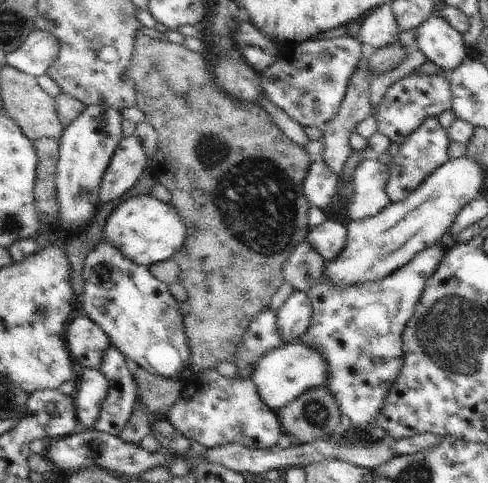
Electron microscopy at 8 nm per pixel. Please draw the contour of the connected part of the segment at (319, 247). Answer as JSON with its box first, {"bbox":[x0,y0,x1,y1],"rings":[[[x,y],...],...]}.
{"bbox":[306,218,346,262],"rings":[[[327,218],[320,226],[308,230],[306,242],[310,242],[310,246],[324,258],[325,262],[332,262],[342,254],[346,246],[346,236],[345,221],[334,222]]]}

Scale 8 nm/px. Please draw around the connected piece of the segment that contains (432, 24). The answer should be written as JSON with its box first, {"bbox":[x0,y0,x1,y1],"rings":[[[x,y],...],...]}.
{"bbox":[416,11,470,75],"rings":[[[434,11],[417,28],[416,42],[427,60],[436,64],[443,74],[450,75],[462,64],[464,58],[470,54],[470,50],[464,47],[462,36],[463,34],[458,32],[440,12]]]}

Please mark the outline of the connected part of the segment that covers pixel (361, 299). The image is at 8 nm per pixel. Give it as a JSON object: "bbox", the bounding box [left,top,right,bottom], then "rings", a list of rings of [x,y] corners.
{"bbox":[299,242,446,430],"rings":[[[434,242],[418,252],[406,266],[378,282],[352,284],[348,288],[318,281],[307,293],[312,302],[310,326],[299,337],[310,342],[326,358],[328,368],[327,389],[338,401],[342,414],[346,414],[355,429],[371,430],[376,416],[380,414],[390,386],[394,384],[400,366],[404,362],[402,332],[426,281],[436,272],[444,258],[446,248]]]}

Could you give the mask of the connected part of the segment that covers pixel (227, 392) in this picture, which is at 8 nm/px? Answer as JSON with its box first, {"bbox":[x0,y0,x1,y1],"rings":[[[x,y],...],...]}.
{"bbox":[167,370,284,449],"rings":[[[205,370],[202,374],[193,376],[183,385],[180,398],[167,413],[167,421],[186,438],[200,442],[208,449],[228,443],[242,444],[251,449],[268,449],[276,446],[284,430],[277,413],[272,408],[268,408],[262,402],[260,394],[256,392],[256,384],[252,382],[252,375],[250,374],[248,378],[241,378],[239,375],[230,378],[220,375],[216,370]]]}

